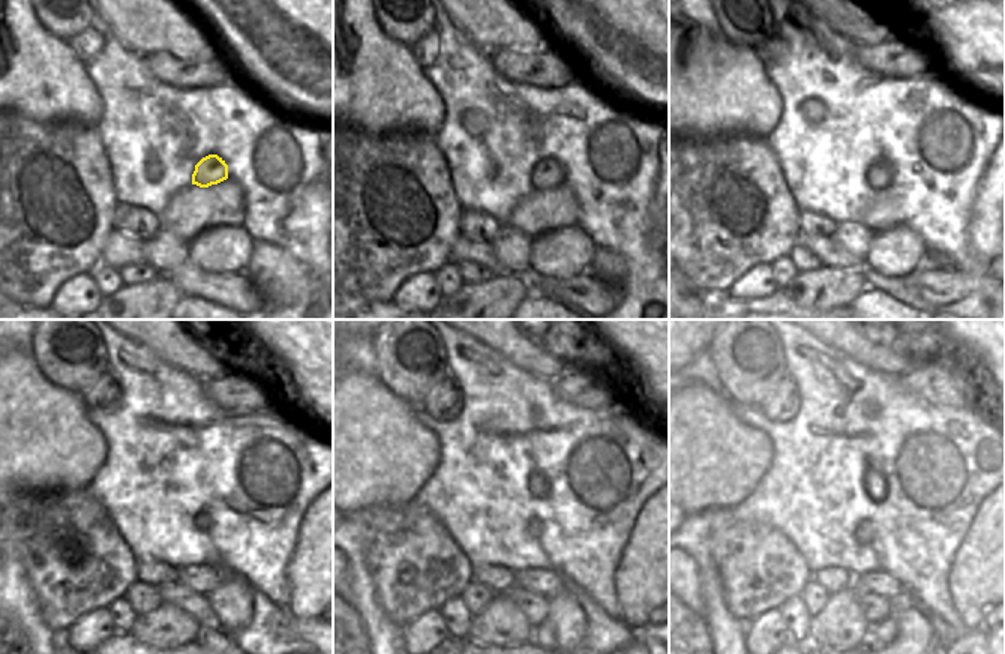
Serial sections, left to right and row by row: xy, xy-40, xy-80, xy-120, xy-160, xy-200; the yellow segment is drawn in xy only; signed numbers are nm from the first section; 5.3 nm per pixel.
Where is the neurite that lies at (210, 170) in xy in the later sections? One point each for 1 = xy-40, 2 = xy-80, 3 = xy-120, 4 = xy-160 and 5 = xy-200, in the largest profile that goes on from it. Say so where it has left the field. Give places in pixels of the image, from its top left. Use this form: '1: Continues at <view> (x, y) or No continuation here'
1: Continues at xy-40 (548, 173)
2: Continues at xy-80 (881, 176)
3: Continues at xy-120 (201, 521)
4: Continues at xy-160 (533, 525)
5: Continues at xy-200 (866, 533).

